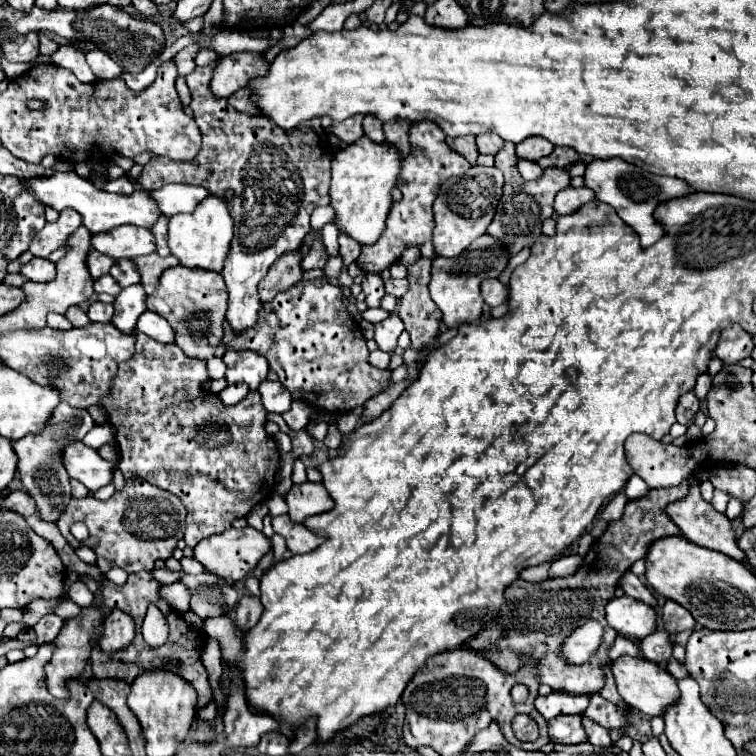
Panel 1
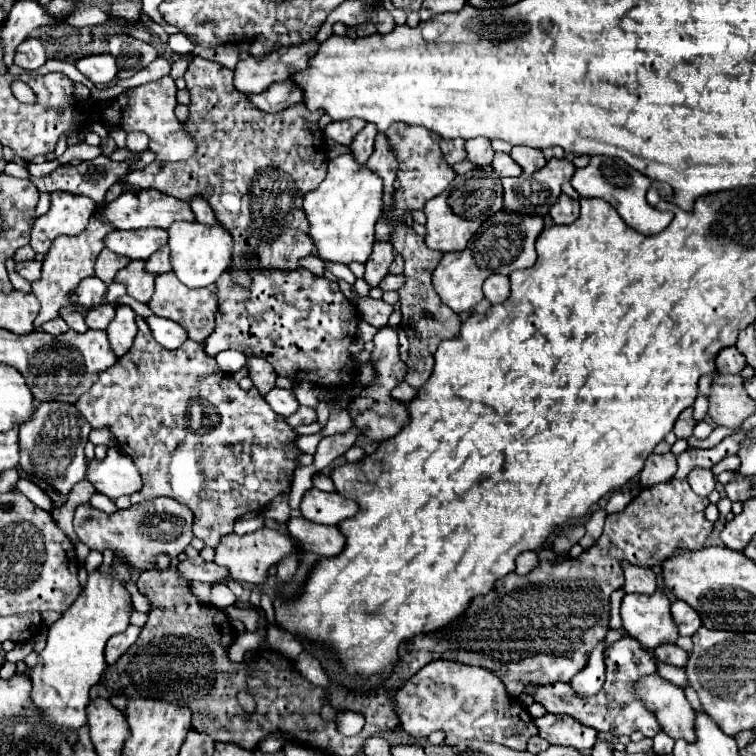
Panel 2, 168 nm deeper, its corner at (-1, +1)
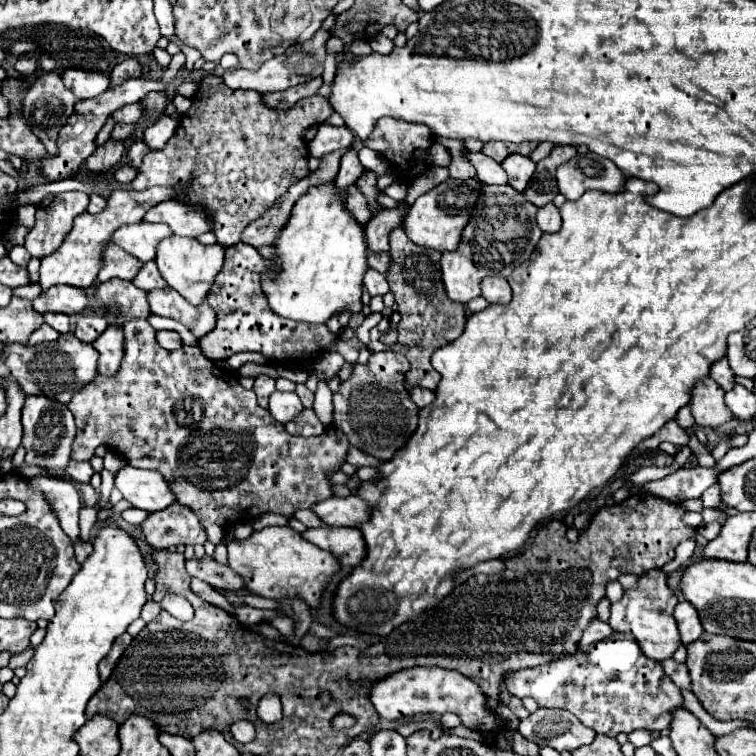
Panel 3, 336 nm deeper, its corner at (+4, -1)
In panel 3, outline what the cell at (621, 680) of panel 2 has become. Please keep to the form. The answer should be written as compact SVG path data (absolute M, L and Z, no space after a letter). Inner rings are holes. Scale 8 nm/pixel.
M607 638L601 640L589 650L587 658L581 654L581 650L575 654L575 658L559 658L557 662L549 662L545 666L537 666L537 670L519 670L517 674L509 674L505 678L507 690L517 698L533 698L539 708L563 708L575 714L581 724L593 728L597 734L605 736L617 736L619 732L633 732L637 728L645 728L649 732L661 732L669 726L669 710L673 706L681 706L681 690L671 682L669 676L661 670L659 662L647 658L637 640L633 638Z

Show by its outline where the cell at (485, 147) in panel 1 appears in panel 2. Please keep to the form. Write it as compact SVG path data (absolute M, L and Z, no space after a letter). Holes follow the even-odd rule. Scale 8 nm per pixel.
M472 138L466 140L466 158L476 166L488 166L492 162L494 150L490 146L490 140L484 138Z

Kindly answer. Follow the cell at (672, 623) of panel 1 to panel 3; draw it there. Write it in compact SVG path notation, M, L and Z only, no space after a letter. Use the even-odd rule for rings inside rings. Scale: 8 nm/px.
M679 602L675 606L673 616L677 620L683 644L689 644L689 642L695 642L697 638L701 638L703 626L701 626L701 622L699 622L697 612L693 610L693 606L689 606L689 602Z

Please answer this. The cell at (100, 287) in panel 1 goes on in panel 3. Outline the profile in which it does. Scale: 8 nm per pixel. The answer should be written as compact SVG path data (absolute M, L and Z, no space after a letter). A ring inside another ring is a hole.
M53 286L47 294L41 294L33 300L33 308L41 314L45 312L63 312L67 316L77 316L87 310L89 298L83 288L75 286Z

